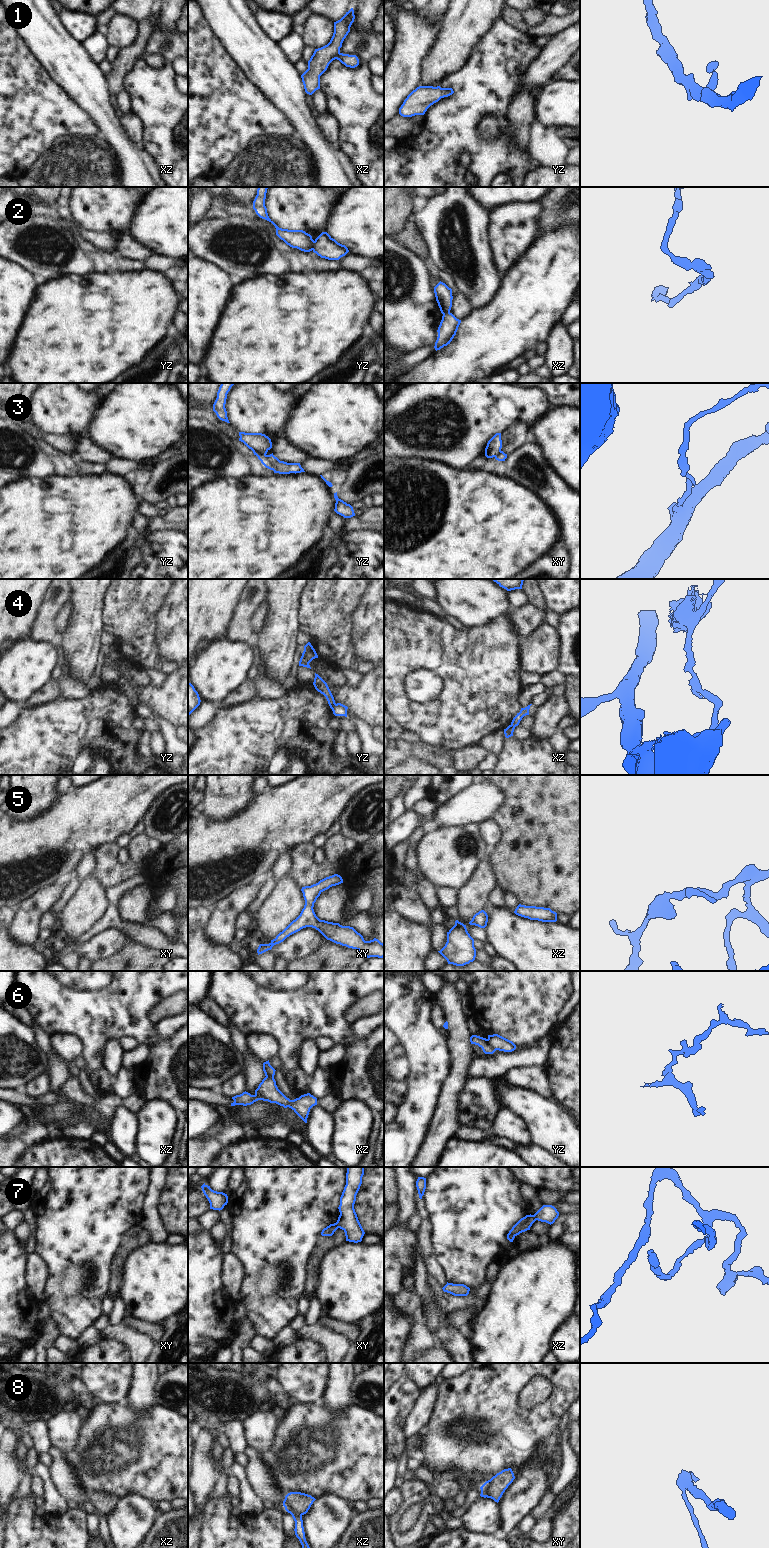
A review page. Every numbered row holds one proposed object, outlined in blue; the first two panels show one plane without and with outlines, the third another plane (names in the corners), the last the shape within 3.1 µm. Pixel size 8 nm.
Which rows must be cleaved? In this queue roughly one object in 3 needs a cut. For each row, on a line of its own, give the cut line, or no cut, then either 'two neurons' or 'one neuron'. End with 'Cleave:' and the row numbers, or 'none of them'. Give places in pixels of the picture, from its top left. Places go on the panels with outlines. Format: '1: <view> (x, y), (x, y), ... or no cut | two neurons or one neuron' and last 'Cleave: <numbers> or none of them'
1: no cut | one neuron
2: yz (314, 241), (312, 249) | two neurons
3: yz (252, 449), (265, 454) | two neurons
4: yz (335, 703), (332, 709) | two neurons
5: no cut | one neuron
6: yz (486, 1039), (495, 1050) | two neurons
7: xz (532, 1215), (535, 1220) | two neurons
8: xz (285, 1507), (301, 1515) | two neurons
Cleave: 2, 3, 4, 6, 7, 8

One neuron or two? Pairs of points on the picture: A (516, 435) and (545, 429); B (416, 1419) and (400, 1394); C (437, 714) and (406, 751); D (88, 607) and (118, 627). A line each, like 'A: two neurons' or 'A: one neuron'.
A: two neurons
B: two neurons
C: two neurons
D: two neurons

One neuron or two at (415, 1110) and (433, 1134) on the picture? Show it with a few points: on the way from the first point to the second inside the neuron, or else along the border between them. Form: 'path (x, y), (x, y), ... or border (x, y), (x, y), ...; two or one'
border (437, 1105), (426, 1135), (418, 1148); two

